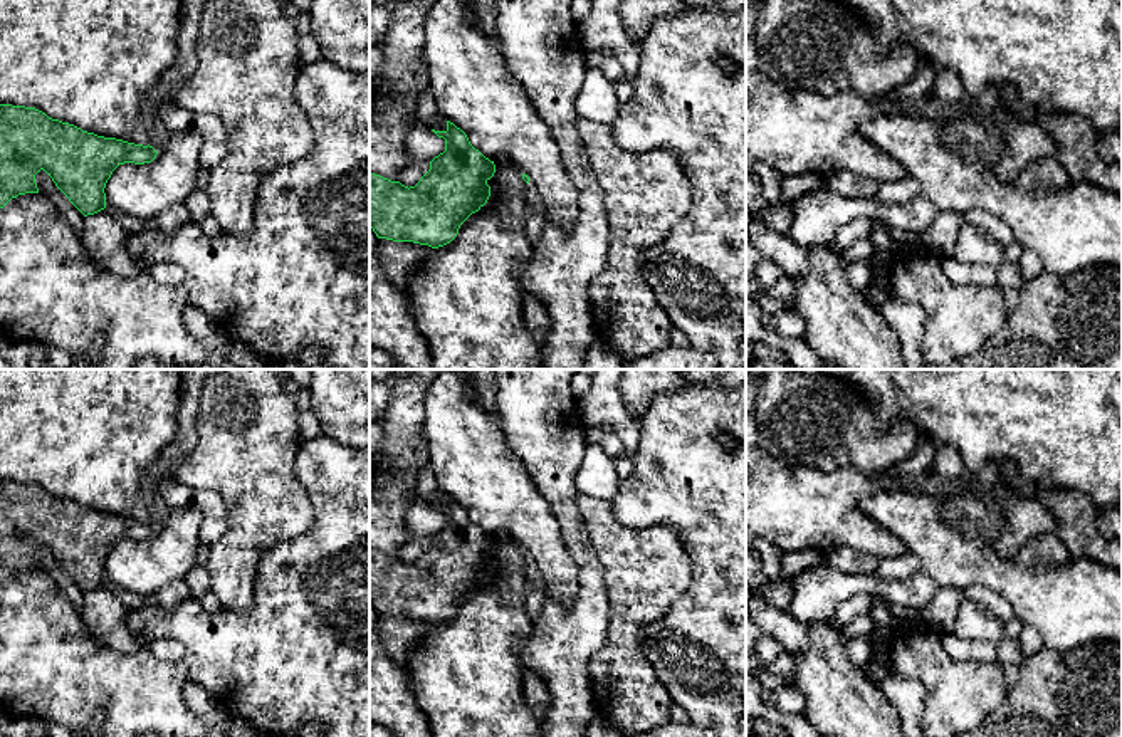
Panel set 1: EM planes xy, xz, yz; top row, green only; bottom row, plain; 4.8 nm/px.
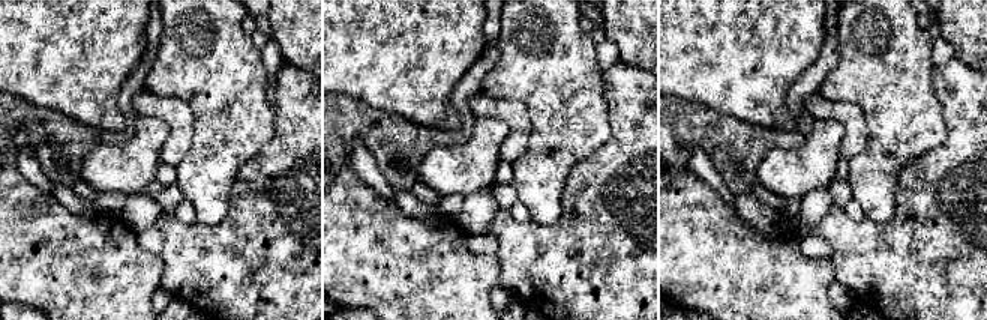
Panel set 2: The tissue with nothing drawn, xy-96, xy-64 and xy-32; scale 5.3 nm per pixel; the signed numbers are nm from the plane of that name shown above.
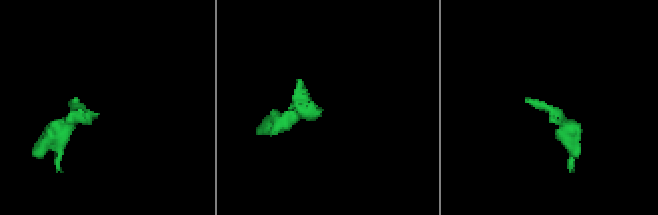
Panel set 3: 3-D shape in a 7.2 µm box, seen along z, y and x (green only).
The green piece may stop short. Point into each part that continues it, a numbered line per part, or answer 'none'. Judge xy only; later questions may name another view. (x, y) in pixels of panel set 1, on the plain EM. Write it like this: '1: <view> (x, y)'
1: xy (190, 385)

